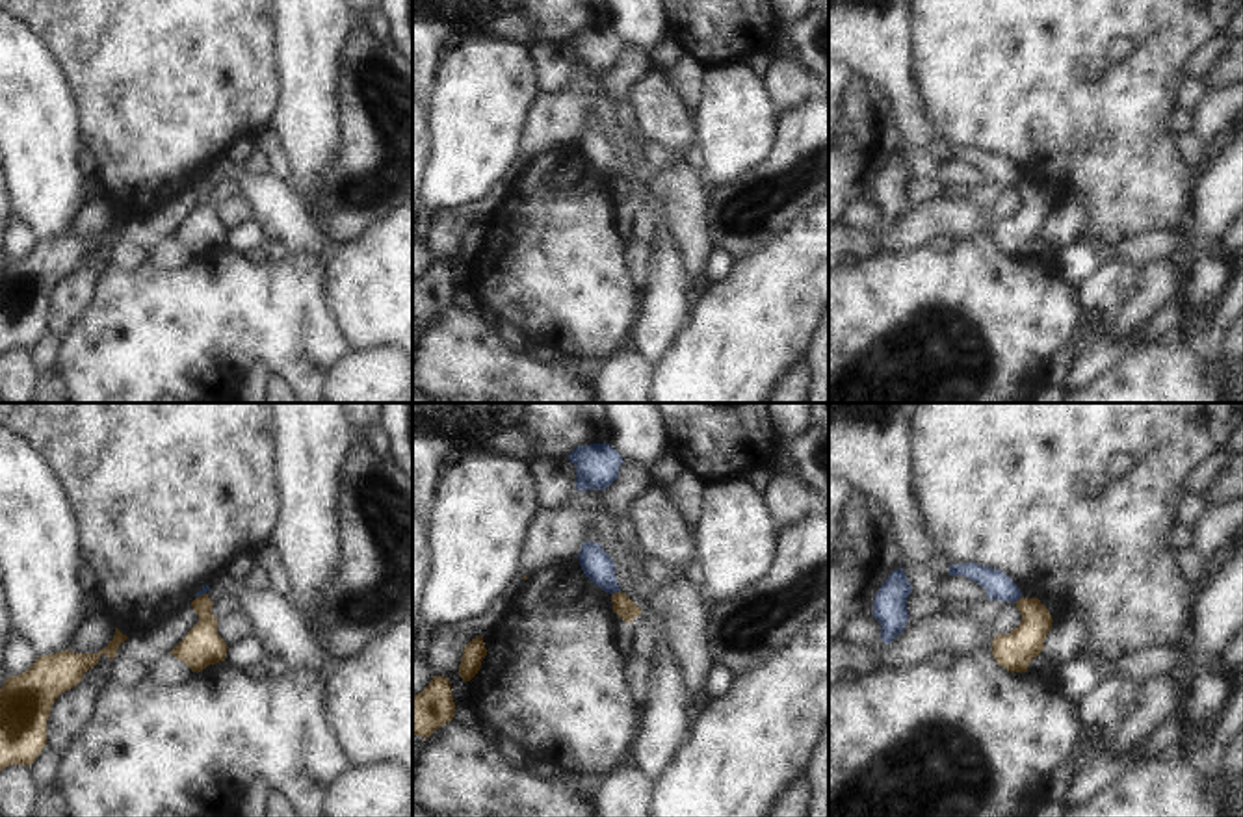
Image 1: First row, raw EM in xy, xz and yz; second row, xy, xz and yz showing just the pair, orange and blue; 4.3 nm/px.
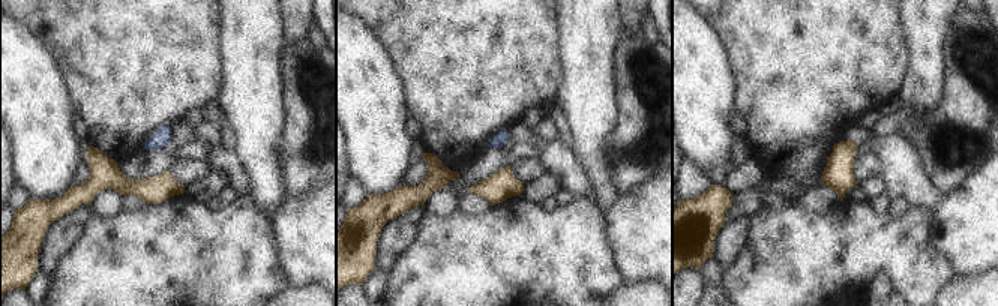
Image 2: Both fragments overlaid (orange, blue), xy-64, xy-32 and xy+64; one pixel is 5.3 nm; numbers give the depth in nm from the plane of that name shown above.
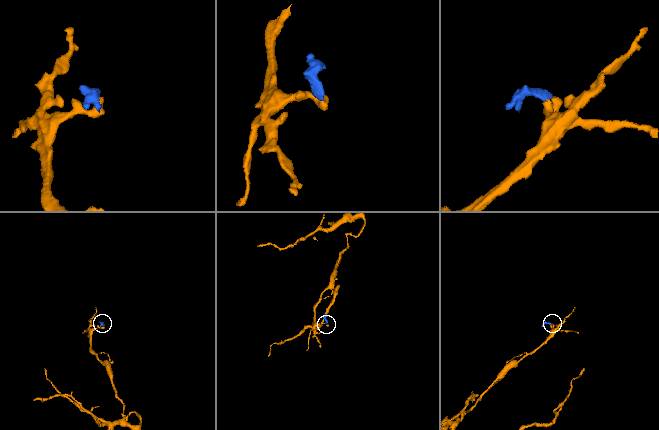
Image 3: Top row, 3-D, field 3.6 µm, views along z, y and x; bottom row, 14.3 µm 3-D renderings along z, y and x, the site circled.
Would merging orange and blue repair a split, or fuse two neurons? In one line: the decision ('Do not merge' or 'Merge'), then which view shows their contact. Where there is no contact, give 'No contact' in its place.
Do not merge. Touches orange in xz

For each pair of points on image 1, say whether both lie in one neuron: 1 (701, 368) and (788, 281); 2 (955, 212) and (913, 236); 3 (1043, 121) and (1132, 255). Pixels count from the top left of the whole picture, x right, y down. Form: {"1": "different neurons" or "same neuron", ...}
{"1": "same neuron", "2": "same neuron", "3": "different neurons"}

